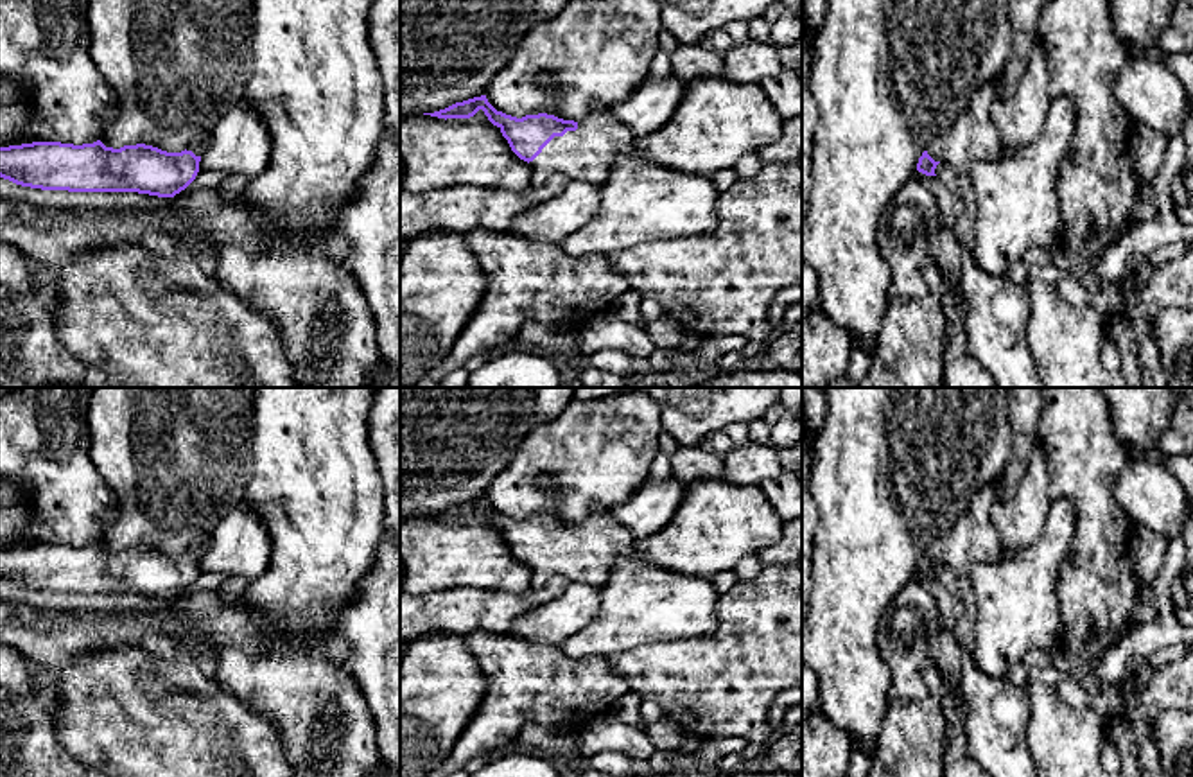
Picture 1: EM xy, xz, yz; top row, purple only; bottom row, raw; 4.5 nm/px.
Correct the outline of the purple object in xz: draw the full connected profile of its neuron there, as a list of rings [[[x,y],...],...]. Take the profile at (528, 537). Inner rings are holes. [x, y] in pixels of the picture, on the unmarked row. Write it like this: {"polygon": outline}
{"polygon": [[[481,497],[423,517],[470,520],[479,511],[501,531],[511,553],[529,565],[531,589],[544,587],[554,574],[603,587],[619,560],[639,558],[633,535],[608,515],[594,515],[579,524],[547,515],[517,520],[497,513]]]}

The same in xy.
{"polygon": [[[32,544],[0,549],[0,580],[22,589],[68,594],[138,594],[174,599],[199,574],[206,544],[167,554],[136,546],[120,551],[93,546]]]}

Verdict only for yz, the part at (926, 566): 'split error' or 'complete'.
split error

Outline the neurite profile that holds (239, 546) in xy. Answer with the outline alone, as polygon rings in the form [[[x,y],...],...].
[[[244,501],[233,506],[215,526],[199,572],[219,572],[230,578],[258,578],[271,558],[271,537],[258,513]]]

